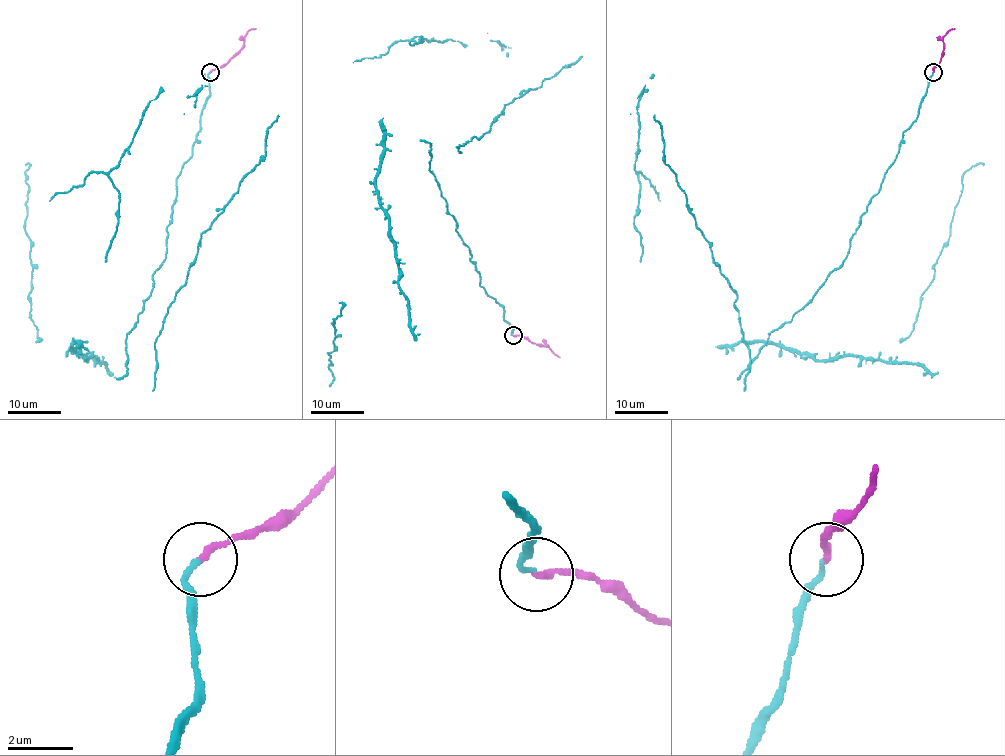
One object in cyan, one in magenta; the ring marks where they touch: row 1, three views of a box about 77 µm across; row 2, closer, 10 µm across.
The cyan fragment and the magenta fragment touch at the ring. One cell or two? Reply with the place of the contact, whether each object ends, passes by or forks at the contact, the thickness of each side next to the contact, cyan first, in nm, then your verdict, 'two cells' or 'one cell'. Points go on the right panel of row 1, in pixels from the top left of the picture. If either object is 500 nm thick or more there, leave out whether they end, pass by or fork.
at (933, 72); cyan ends there; magenta ends there; 140 nm thick on the cyan side, 200 nm on the other; one cell

